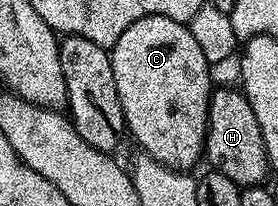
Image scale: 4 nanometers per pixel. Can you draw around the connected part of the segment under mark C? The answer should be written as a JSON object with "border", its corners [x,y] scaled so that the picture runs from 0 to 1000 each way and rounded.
{"border":[[[525,78],[511,97],[482,97],[482,117],[468,117],[468,136],[453,136],[453,155],[439,155],[439,175],[424,175],[424,194],[396,228],[403,272],[403,325],[410,330],[410,408],[424,427],[424,529],[446,549],[446,592],[460,607],[460,631],[475,646],[482,684],[504,704],[500,723],[514,743],[532,748],[554,782],[604,806],[615,825],[658,825],[665,835],[687,830],[691,801],[705,782],[737,762],[734,684],[748,655],[748,510],[763,481],[763,447],[770,403],[763,403],[763,359],[755,306],[741,272],[727,262],[727,238],[716,233],[712,209],[698,194],[680,131],[658,107],[629,107],[597,78]]]}

